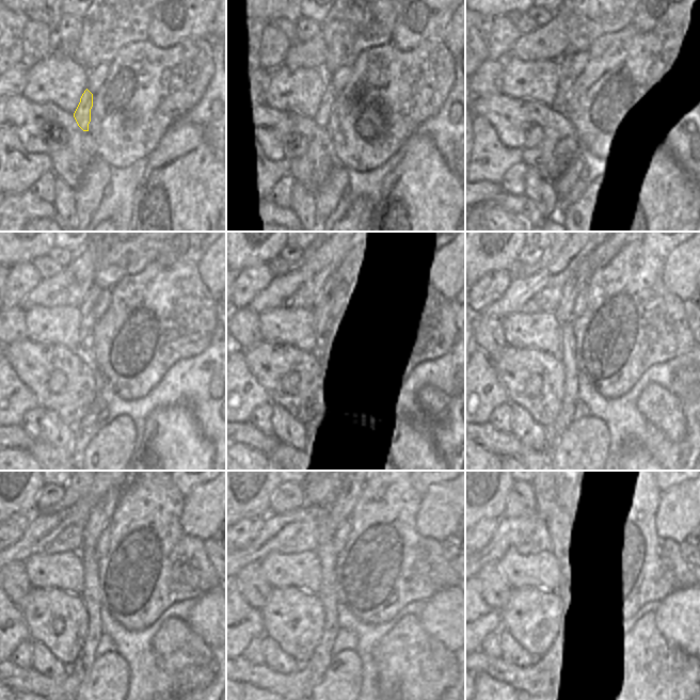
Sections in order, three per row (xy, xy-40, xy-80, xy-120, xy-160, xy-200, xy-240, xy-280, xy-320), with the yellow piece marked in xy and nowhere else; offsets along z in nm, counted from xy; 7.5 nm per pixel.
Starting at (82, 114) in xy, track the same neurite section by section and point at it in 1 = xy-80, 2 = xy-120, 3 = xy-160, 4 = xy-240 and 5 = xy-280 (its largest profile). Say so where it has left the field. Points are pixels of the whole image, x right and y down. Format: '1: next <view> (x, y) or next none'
1: next xy-80 (566, 82)
2: next xy-120 (86, 319)
3: next xy-160 (323, 319)
4: next xy-240 (102, 511)
5: next xy-280 (348, 494)

